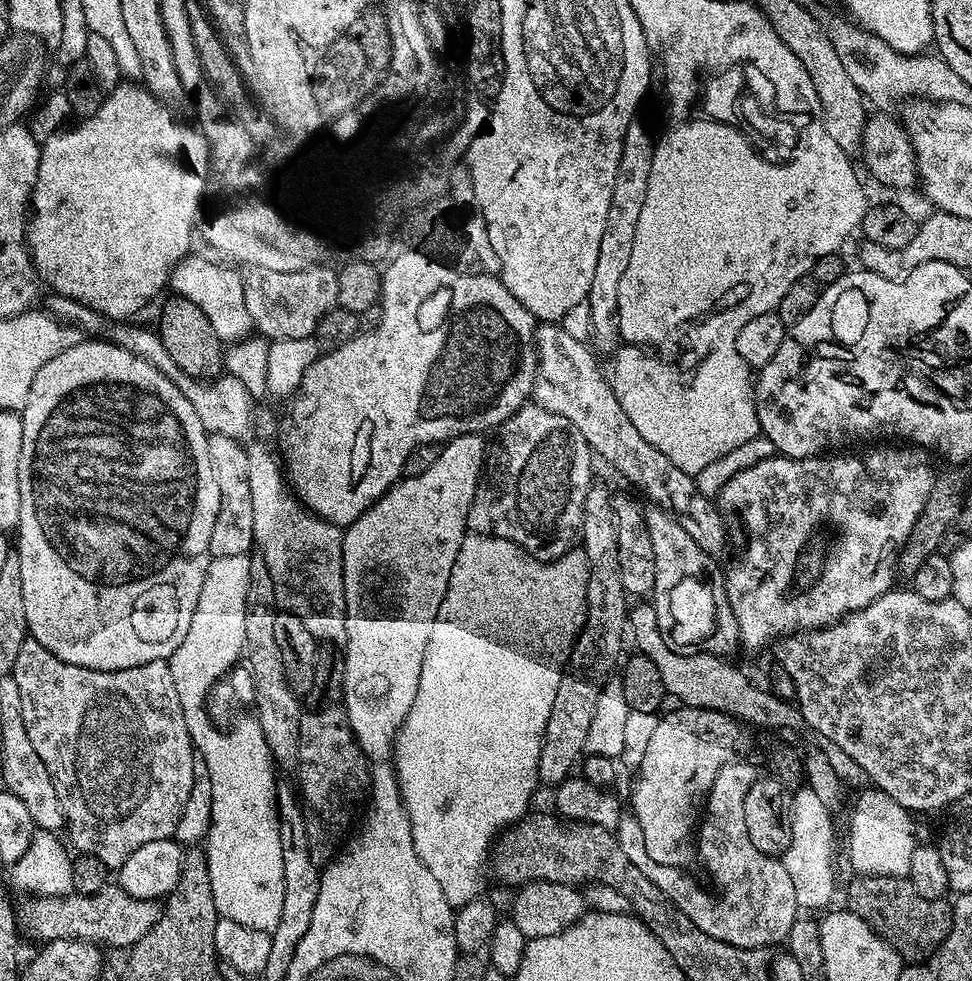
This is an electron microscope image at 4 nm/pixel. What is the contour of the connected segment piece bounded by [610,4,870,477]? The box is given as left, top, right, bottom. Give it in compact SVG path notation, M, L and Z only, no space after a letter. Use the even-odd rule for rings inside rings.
M753 4L750 8L744 8L744 16L752 16L752 20L756 20L756 24L740 24L740 20L716 20L716 24L708 24L708 8L700 8L700 12L696 12L696 20L692 20L692 24L680 24L680 28L696 28L696 36L700 36L700 40L692 40L692 36L680 36L680 32L676 32L676 28L664 28L664 24L641 24L642 30L646 28L662 28L662 36L660 40L646 40L649 53L658 59L659 65L662 64L662 72L664 74L664 86L668 94L668 124L672 129L668 132L665 140L657 139L655 141L655 149L652 153L652 166L649 172L649 186L646 189L646 198L642 202L642 212L638 214L638 230L634 230L634 251L630 253L630 266L626 266L626 274L622 274L622 282L618 285L618 310L616 311L616 319L620 322L620 338L623 343L619 345L618 353L620 357L616 360L616 369L613 370L612 376L610 372L610 383L614 394L618 398L618 402L622 406L622 410L626 414L626 418L630 418L630 422L634 422L634 427L638 429L638 434L642 434L642 438L646 438L646 442L650 442L650 446L654 446L654 450L662 450L662 454L666 454L666 458L670 458L670 462L674 462L674 466L678 466L678 470L688 472L692 477L696 477L699 472L706 466L710 466L710 462L714 462L717 458L722 458L722 454L730 454L730 450L736 449L737 446L743 446L744 443L750 442L750 438L761 435L760 423L758 422L758 414L756 413L756 402L754 399L754 372L749 368L742 356L738 354L738 350L734 347L736 331L742 326L746 326L746 322L750 322L750 318L758 318L758 314L766 314L767 312L777 311L782 302L782 298L786 298L786 290L790 290L790 286L794 286L794 282L798 282L800 276L809 275L814 266L814 262L818 258L822 258L828 252L840 252L843 249L844 239L853 231L859 229L864 213L870 207L870 199L864 193L864 188L860 185L860 180L856 177L856 168L852 165L853 157L848 155L835 144L834 140L827 136L827 132L823 126L823 110L820 101L816 100L815 90L804 70L804 66L800 64L800 60L794 56L788 56L789 52L784 52L783 48L776 48L776 52L780 52L780 56L768 56L768 52L772 52L772 44L776 44L778 36L771 26L771 22L764 24L767 17L760 20L760 16L756 16L756 12L752 12L755 7ZM798 95L808 103L808 114L802 116L800 120L790 120L786 124L776 124L776 118L772 118L772 112L776 110L776 102L780 100L780 104L784 108L796 108L798 104ZM687 100L704 100L704 120L688 120L686 116L685 105Z

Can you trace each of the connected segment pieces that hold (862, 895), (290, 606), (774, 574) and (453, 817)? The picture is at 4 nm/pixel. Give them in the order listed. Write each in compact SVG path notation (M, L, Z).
M862 876L848 884L847 911L858 914L867 924L896 947L900 959L919 962L928 959L946 942L952 925L952 904L947 899L922 898L912 881L902 876Z
M251 445L251 447L248 448L248 461L250 462L250 498L254 509L255 547L258 549L259 555L264 557L266 566L270 570L270 578L274 578L277 605L279 605L283 611L294 614L298 618L302 618L306 630L310 630L310 634L314 634L314 638L317 642L324 642L324 640L336 640L336 642L343 641L344 635L346 634L346 622L344 621L344 575L340 569L342 566L342 542L344 541L341 525L331 524L329 520L324 520L320 516L315 516L314 513L309 512L308 509L296 499L295 495L286 487L286 480L282 475L282 468L278 463L277 457L275 460L270 453L265 452L262 445Z
M916 446L900 448L880 448L877 452L870 453L865 460L859 460L856 456L832 457L832 454L807 456L801 460L795 460L792 456L777 454L746 470L736 472L734 478L730 478L730 482L726 482L720 488L718 507L727 531L733 537L741 536L744 539L744 553L740 556L740 568L734 569L726 576L728 601L738 624L742 648L748 652L756 652L759 648L766 647L768 643L771 645L783 637L791 636L793 632L827 628L829 624L844 619L851 612L860 612L866 606L870 606L870 602L874 602L883 592L893 587L892 579L897 579L898 576L896 571L898 549L910 538L914 530L914 522L918 522L918 514L922 514L922 506L926 506L926 498L930 494L930 486L934 479L934 471L932 472L931 466L928 465L927 451Z
M475 534L465 535L462 546L458 550L458 558L454 558L454 570L450 570L450 582L446 590L446 598L442 598L442 606L438 606L438 618L434 622L434 630L430 634L430 642L426 650L426 658L422 662L422 674L420 675L420 689L418 690L418 698L414 698L414 706L410 706L410 714L406 714L406 718L400 727L400 733L396 736L396 751L394 753L394 763L396 766L396 777L398 778L398 786L402 794L402 802L408 811L410 818L410 826L412 827L412 837L414 838L414 850L418 854L418 858L422 858L422 862L426 866L426 870L430 870L430 874L434 874L434 878L438 878L438 882L442 886L442 894L446 894L446 902L453 908L461 908L466 902L477 899L481 895L480 883L483 882L484 876L480 871L485 871L486 857L490 852L490 845L497 839L498 833L505 826L515 824L512 819L512 788L528 788L528 792L537 793L539 787L539 776L537 774L538 758L541 757L541 746L544 740L546 724L549 722L550 711L553 710L555 695L558 694L558 685L561 682L561 674L568 664L569 654L572 653L573 644L579 634L576 628L582 628L585 624L586 610L586 583L589 582L588 559L581 549L575 548L563 555L562 558L545 561L536 559L524 552L516 543L510 542L506 538L498 538L497 536L478 536Z

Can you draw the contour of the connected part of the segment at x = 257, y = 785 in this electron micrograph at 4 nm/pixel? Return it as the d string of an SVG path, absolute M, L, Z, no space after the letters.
M217 556L208 563L206 570L206 582L202 582L202 594L198 594L198 606L194 606L194 618L190 618L190 630L186 630L186 638L182 638L182 642L178 646L178 650L174 650L174 654L168 657L167 662L170 666L170 674L174 677L174 686L178 690L178 702L182 702L182 714L186 718L186 728L192 739L193 749L198 750L202 758L206 760L206 767L210 774L211 797L212 804L212 821L209 822L209 830L206 837L206 851L208 854L208 873L210 874L210 890L214 890L214 906L217 913L223 919L230 922L238 922L241 926L250 926L250 930L262 930L271 934L278 926L278 918L282 910L282 858L280 854L280 819L276 813L276 786L278 783L277 769L274 767L274 761L270 750L266 746L266 738L262 734L262 726L260 724L252 724L252 720L248 720L248 724L240 724L240 728L236 728L236 732L232 732L232 736L216 736L216 732L212 732L212 724L208 724L208 716L204 716L204 692L208 692L208 684L214 679L217 683L216 676L224 671L224 668L235 660L238 654L245 652L244 643L246 642L246 586L248 585L248 569L245 561L241 557L222 558Z

